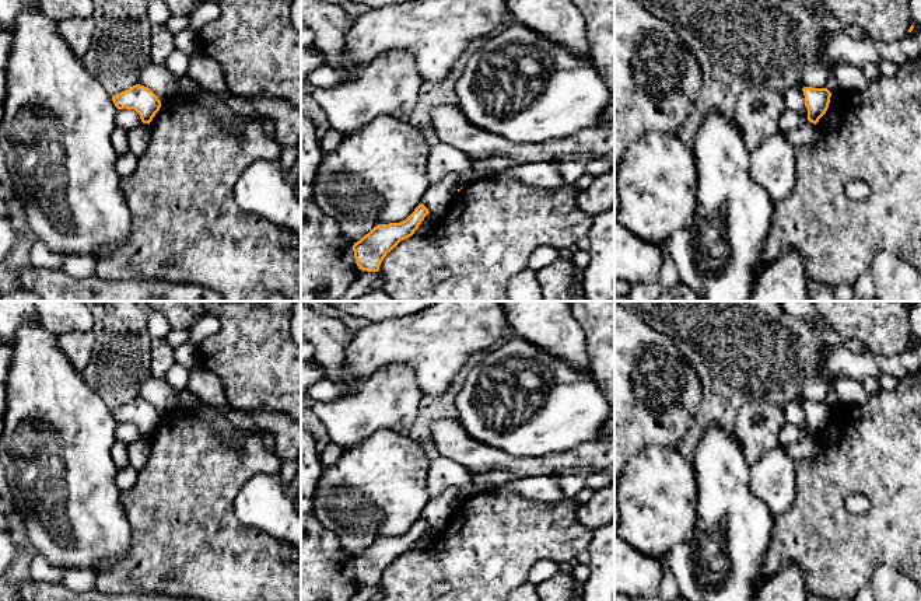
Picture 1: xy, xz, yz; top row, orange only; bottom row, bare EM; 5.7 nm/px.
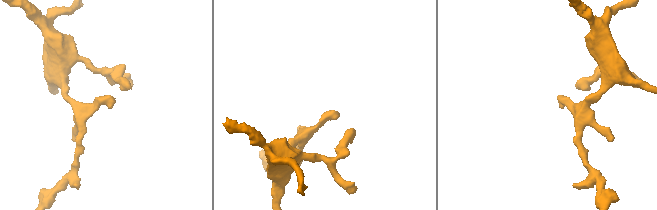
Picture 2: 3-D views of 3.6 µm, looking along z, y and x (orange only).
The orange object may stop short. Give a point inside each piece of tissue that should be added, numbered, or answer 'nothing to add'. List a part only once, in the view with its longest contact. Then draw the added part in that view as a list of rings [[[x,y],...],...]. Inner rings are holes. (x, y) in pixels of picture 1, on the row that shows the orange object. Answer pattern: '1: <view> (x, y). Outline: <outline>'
nothing to add

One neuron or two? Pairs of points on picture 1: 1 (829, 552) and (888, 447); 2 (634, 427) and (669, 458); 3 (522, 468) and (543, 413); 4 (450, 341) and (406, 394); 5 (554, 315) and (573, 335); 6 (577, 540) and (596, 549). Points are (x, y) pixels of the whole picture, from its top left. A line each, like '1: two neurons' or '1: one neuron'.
1: one neuron
2: two neurons
3: two neurons
4: two neurons
5: one neuron
6: two neurons

